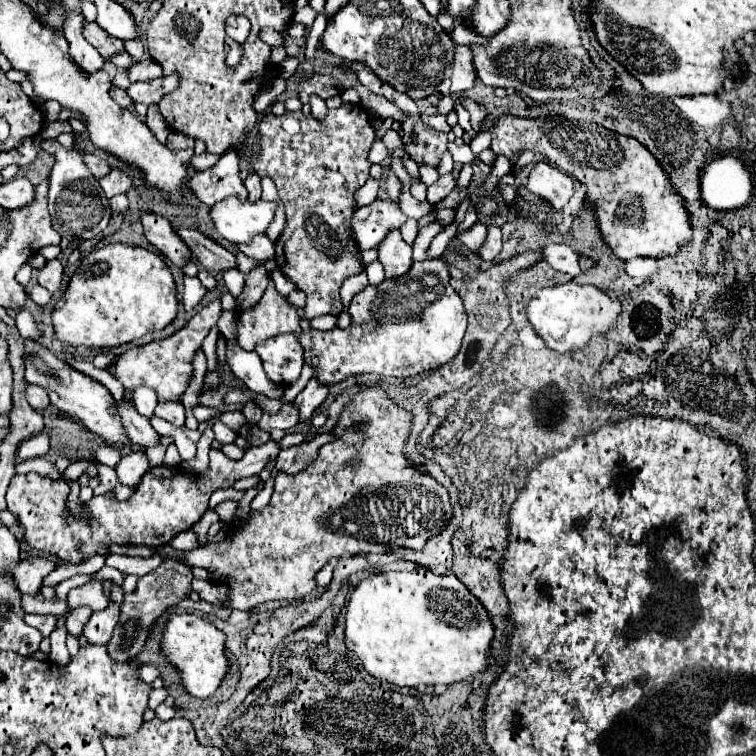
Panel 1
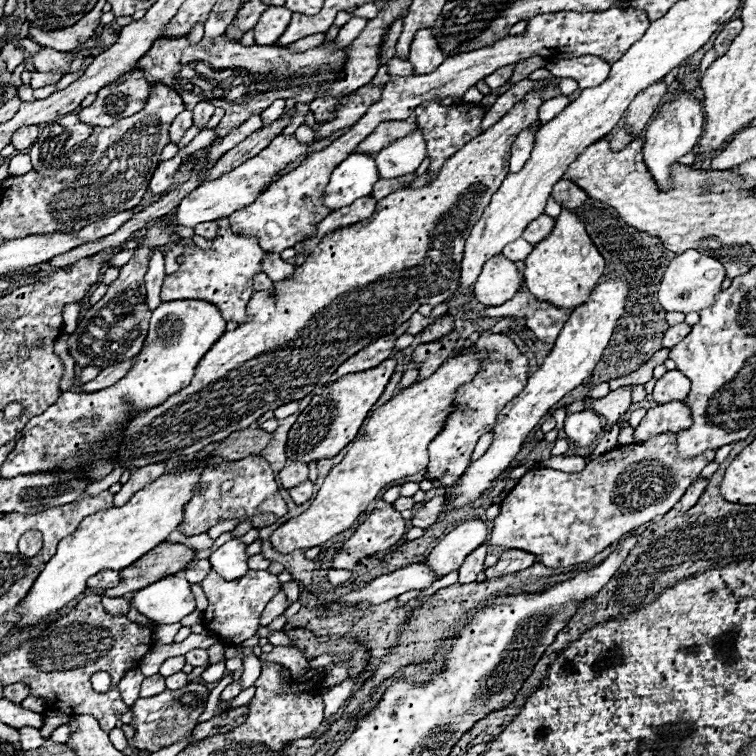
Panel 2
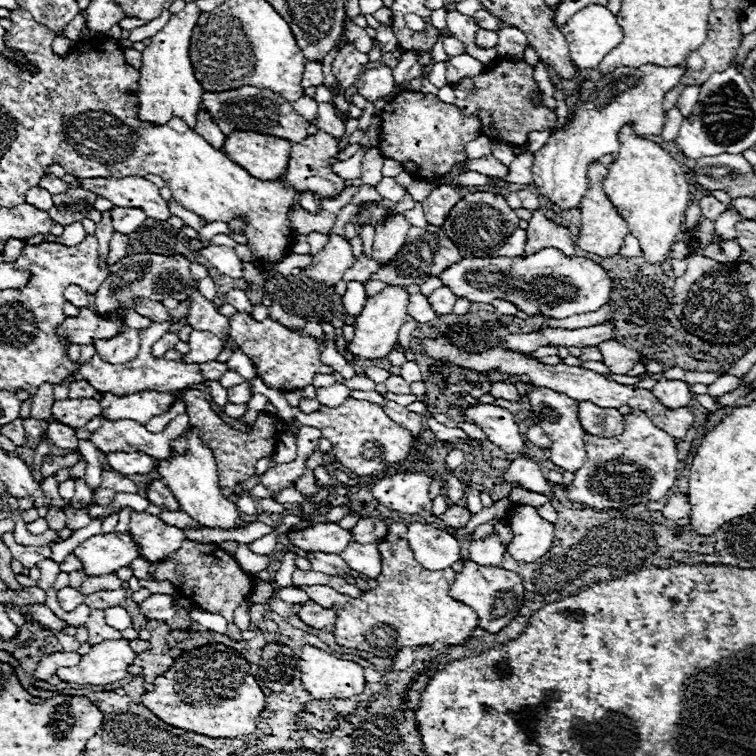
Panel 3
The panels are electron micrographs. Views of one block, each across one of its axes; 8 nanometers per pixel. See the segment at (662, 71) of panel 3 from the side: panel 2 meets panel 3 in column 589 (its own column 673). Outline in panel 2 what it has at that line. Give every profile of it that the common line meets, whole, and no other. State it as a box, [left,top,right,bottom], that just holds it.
[642,92,704,192]

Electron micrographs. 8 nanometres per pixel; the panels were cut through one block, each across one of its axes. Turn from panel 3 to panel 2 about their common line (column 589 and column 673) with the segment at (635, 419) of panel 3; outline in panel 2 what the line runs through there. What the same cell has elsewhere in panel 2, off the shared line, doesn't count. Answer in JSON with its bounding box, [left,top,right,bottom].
[494,432,714,568]

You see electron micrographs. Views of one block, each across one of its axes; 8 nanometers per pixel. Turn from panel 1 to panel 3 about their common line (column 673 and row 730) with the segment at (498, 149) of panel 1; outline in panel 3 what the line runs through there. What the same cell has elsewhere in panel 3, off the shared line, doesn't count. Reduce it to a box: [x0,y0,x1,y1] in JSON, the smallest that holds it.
[142,644,266,738]

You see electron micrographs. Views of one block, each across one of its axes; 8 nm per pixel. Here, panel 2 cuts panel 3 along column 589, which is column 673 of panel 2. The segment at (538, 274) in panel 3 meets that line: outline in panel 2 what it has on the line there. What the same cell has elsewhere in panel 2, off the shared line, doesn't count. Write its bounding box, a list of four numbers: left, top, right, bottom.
[658,250,724,312]

